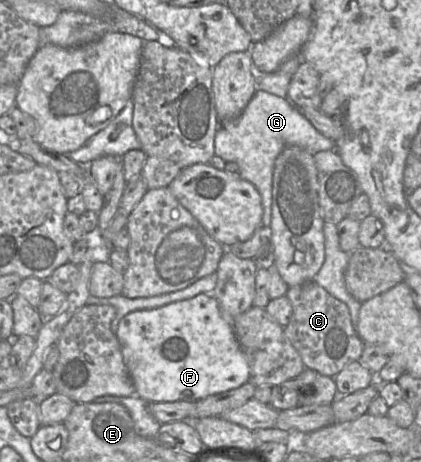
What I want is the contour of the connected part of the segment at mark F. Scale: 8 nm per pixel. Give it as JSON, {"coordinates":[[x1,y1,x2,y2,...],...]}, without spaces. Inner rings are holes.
{"coordinates":[[201,293,194,296,193,298,172,302,156,309,144,309,130,312,120,320,116,332,116,337,121,347,123,360,135,385,135,395,148,403,174,402,184,400,196,402,207,396,238,388,249,381,249,366,236,339,233,330,233,321,223,315,218,301,211,293]]}

